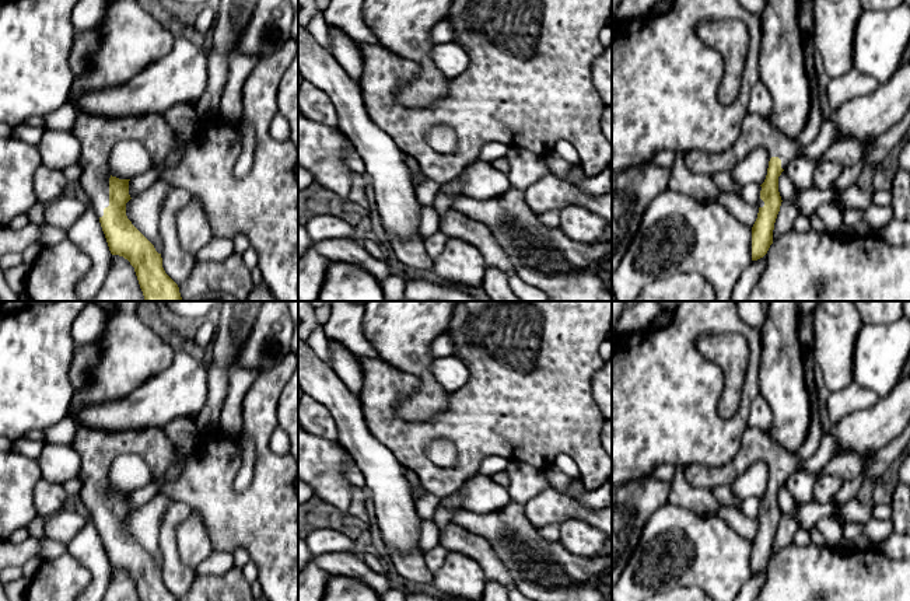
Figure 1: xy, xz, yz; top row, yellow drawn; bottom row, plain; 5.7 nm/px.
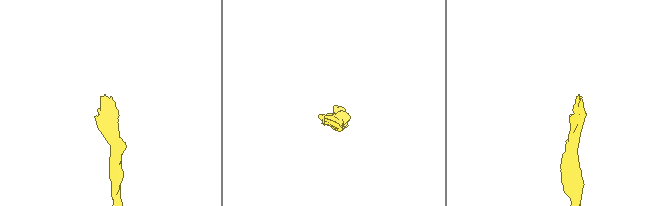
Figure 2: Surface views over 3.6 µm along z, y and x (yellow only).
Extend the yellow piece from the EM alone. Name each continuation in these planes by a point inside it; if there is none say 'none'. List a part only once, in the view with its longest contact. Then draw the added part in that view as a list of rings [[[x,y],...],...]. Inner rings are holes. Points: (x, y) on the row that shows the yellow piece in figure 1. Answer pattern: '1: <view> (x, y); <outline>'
1: xy (263, 205); [[[290,38],[279,50],[262,57],[244,83],[241,119],[230,122],[218,116],[210,123],[202,122],[175,165],[165,164],[178,147],[178,137],[164,115],[150,112],[108,118],[78,113],[70,132],[81,144],[78,184],[90,199],[90,209],[102,217],[104,209],[109,206],[108,161],[112,148],[122,140],[140,141],[148,151],[153,167],[160,171],[160,181],[185,189],[202,205],[213,235],[234,240],[239,233],[245,234],[258,254],[263,283],[272,294],[279,301],[298,301],[298,181],[294,174],[298,151],[290,140],[279,141],[270,134],[270,123],[279,113],[279,84],[297,52],[298,43]],[[245,123],[251,123],[256,134],[253,167],[244,178],[237,178],[234,167],[242,153]]]

